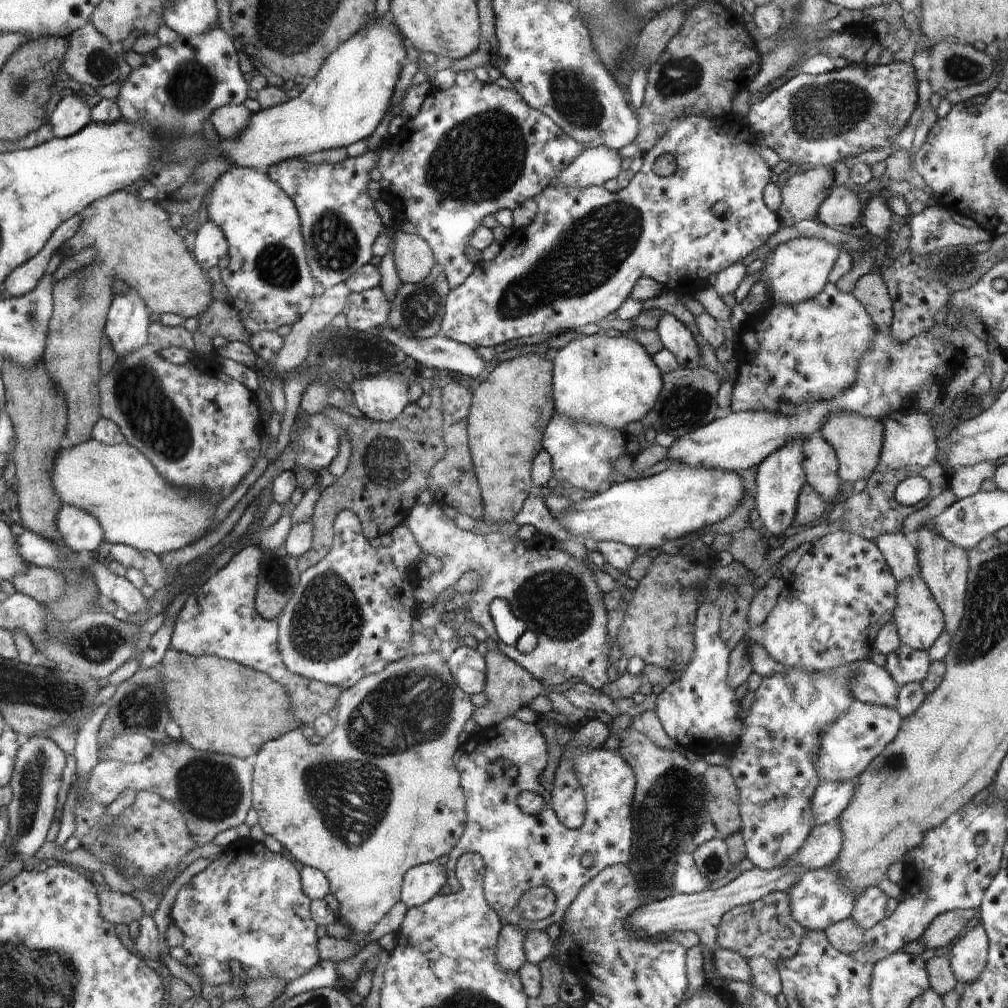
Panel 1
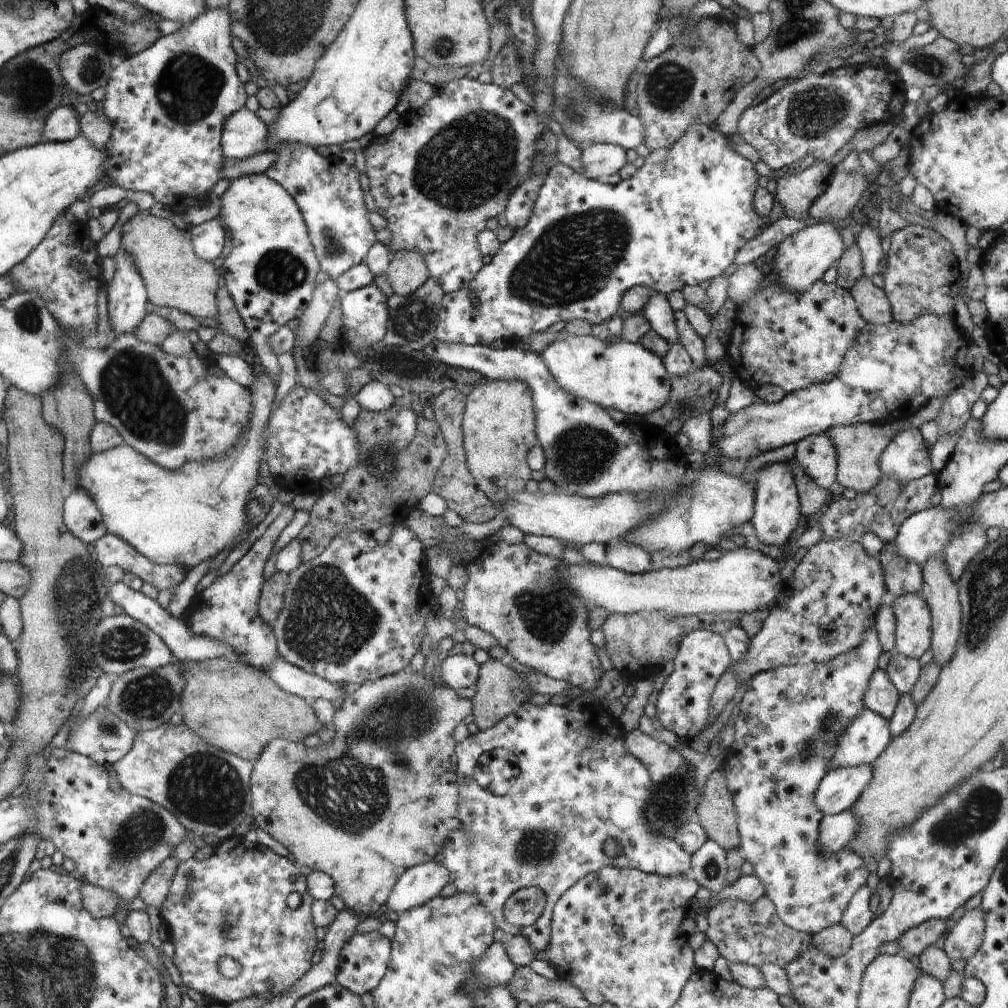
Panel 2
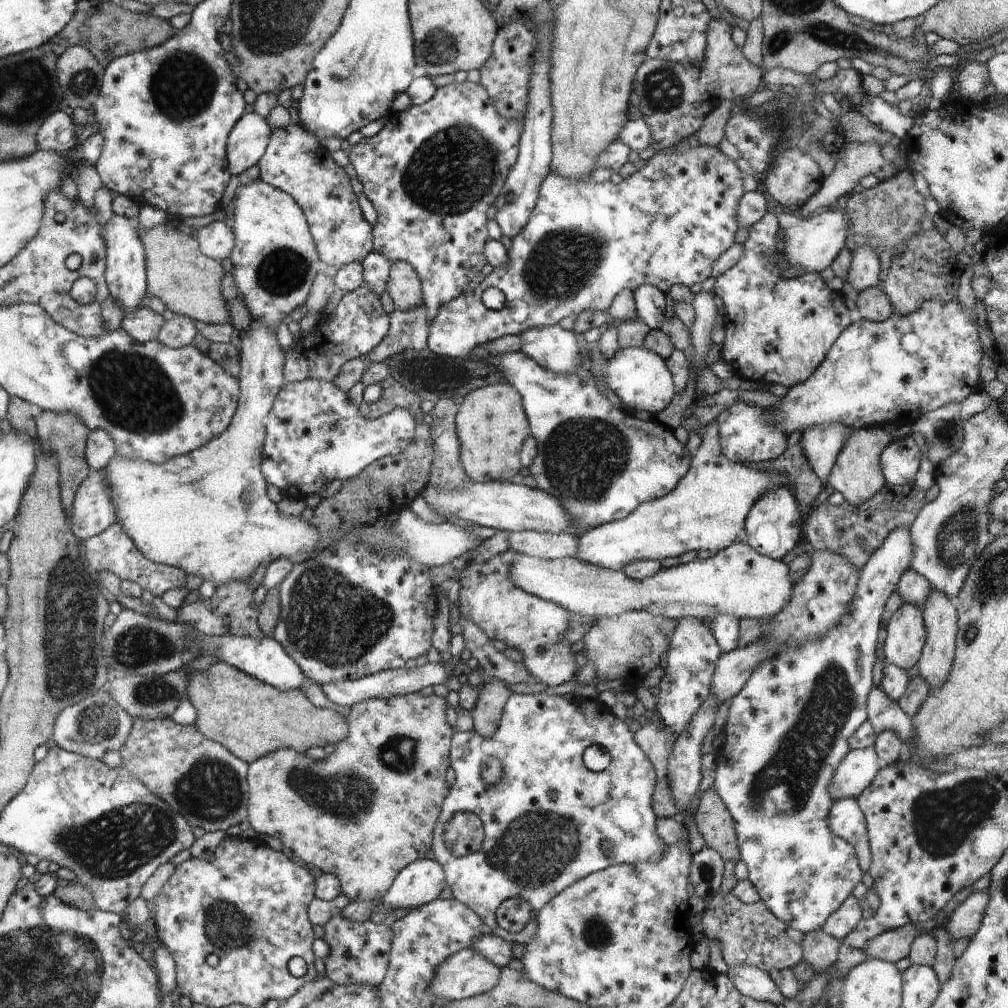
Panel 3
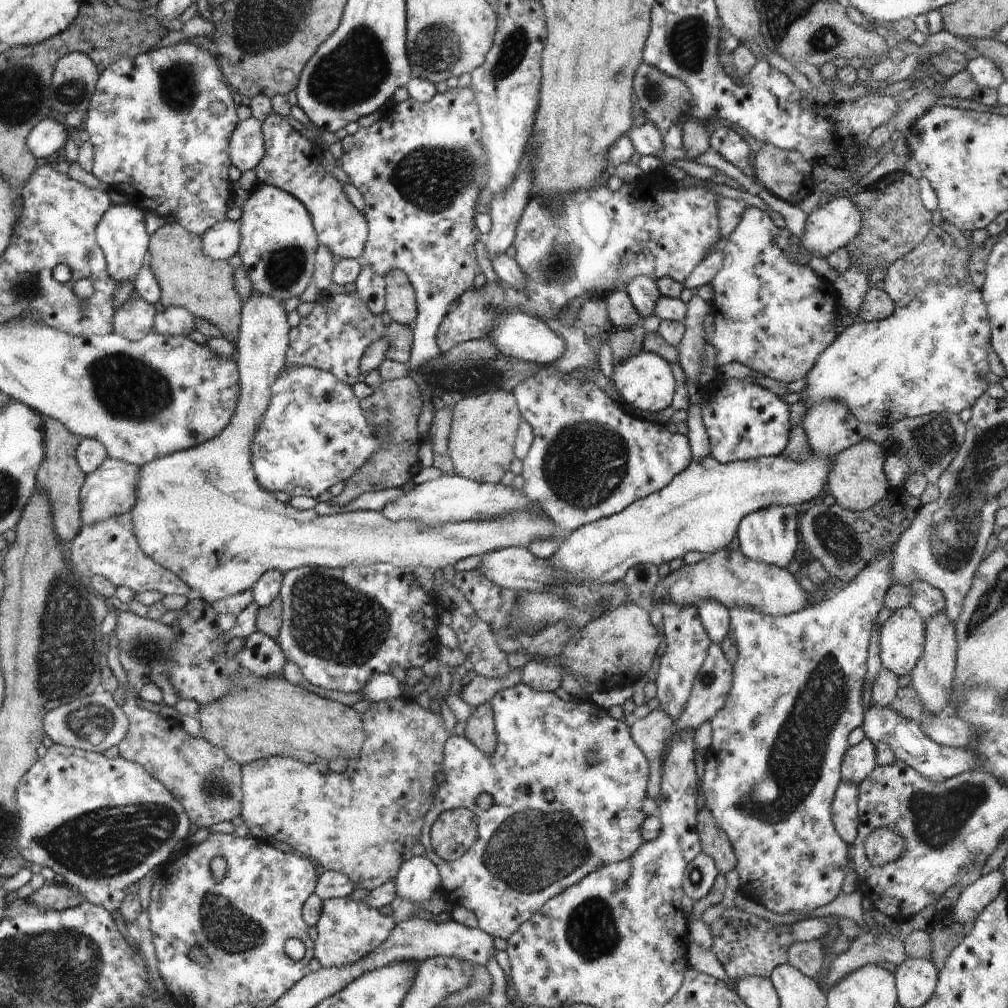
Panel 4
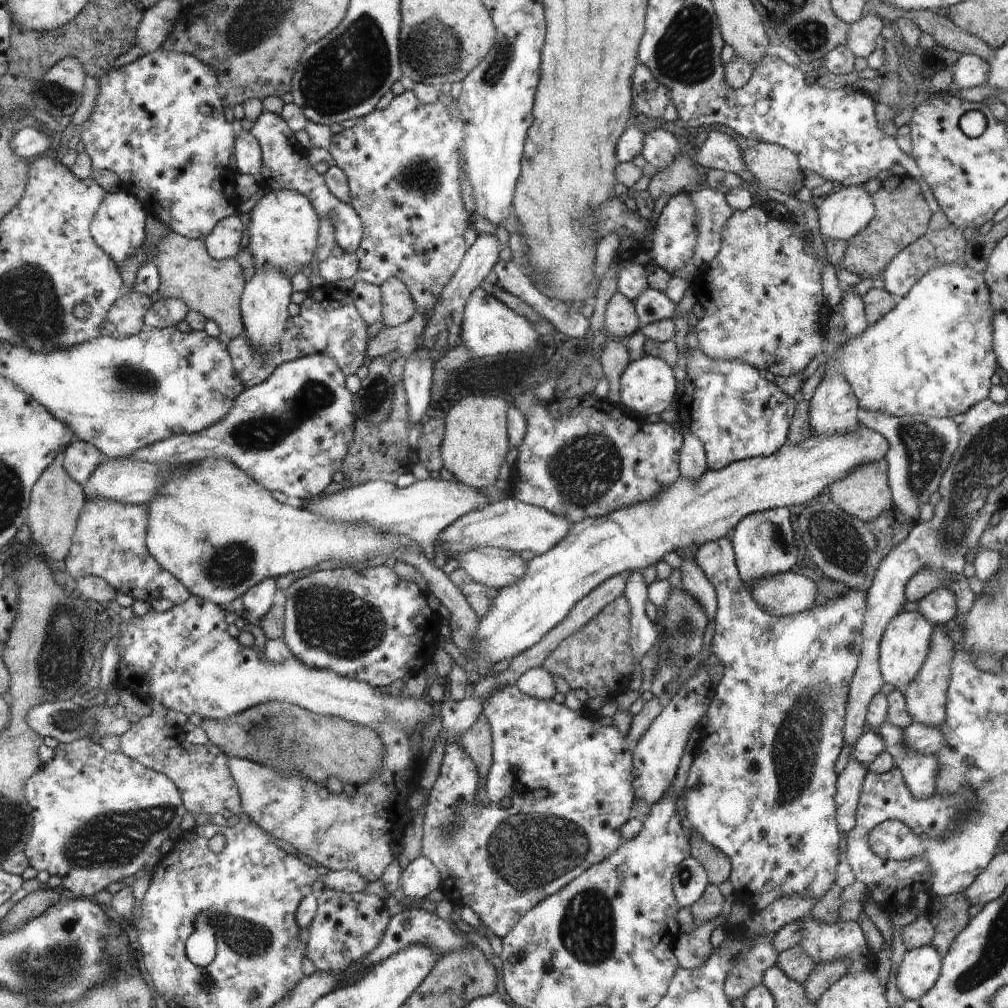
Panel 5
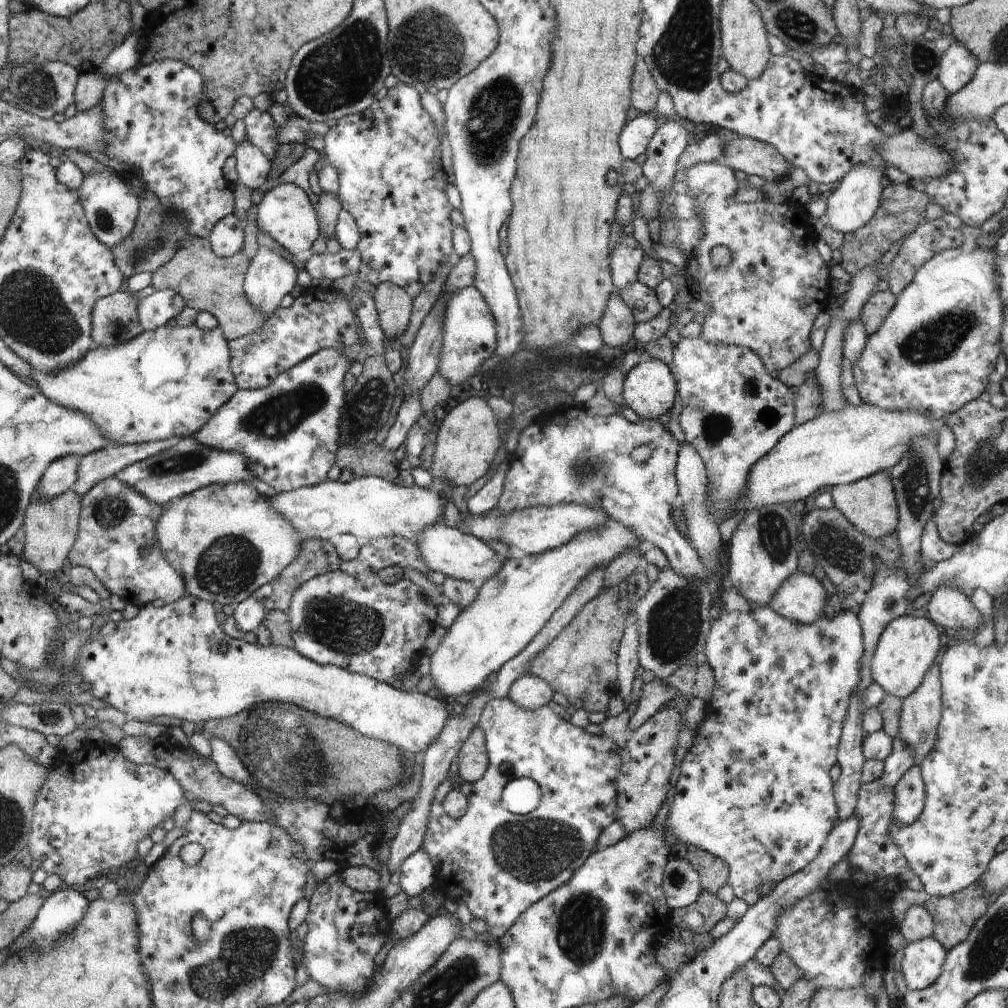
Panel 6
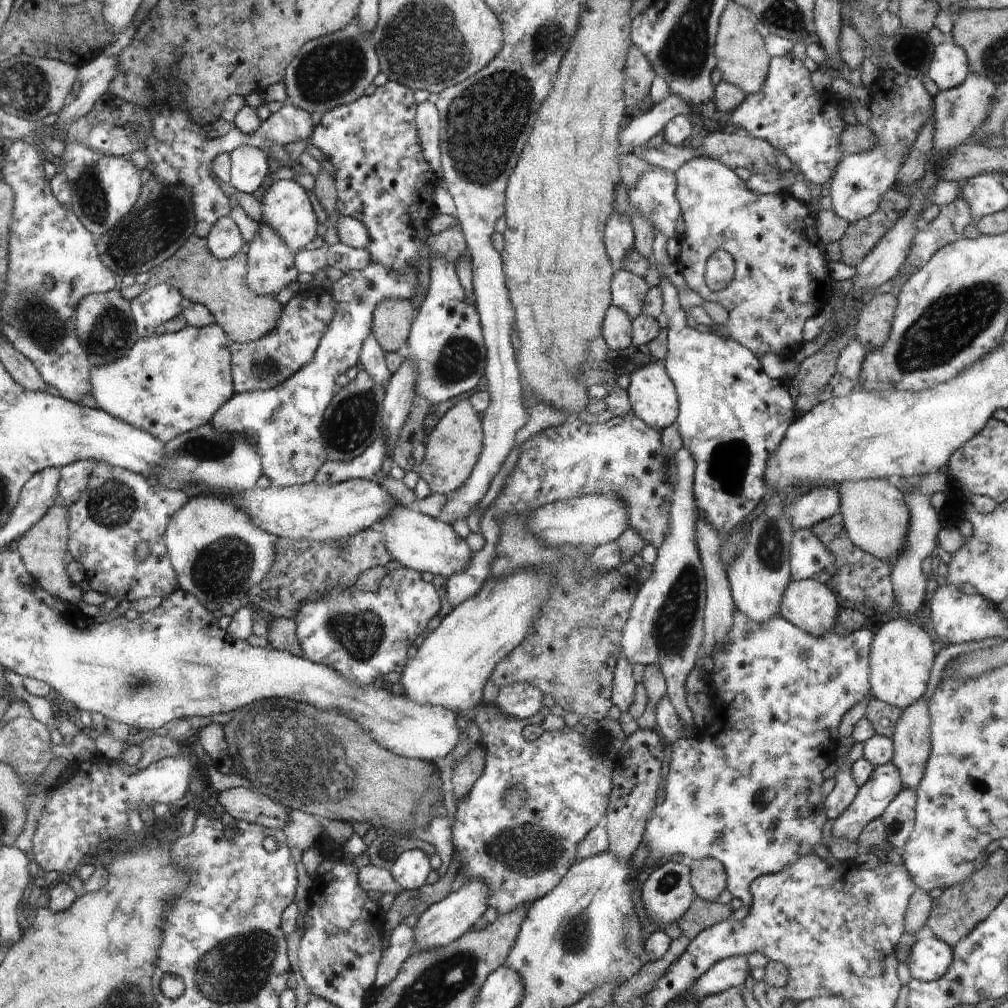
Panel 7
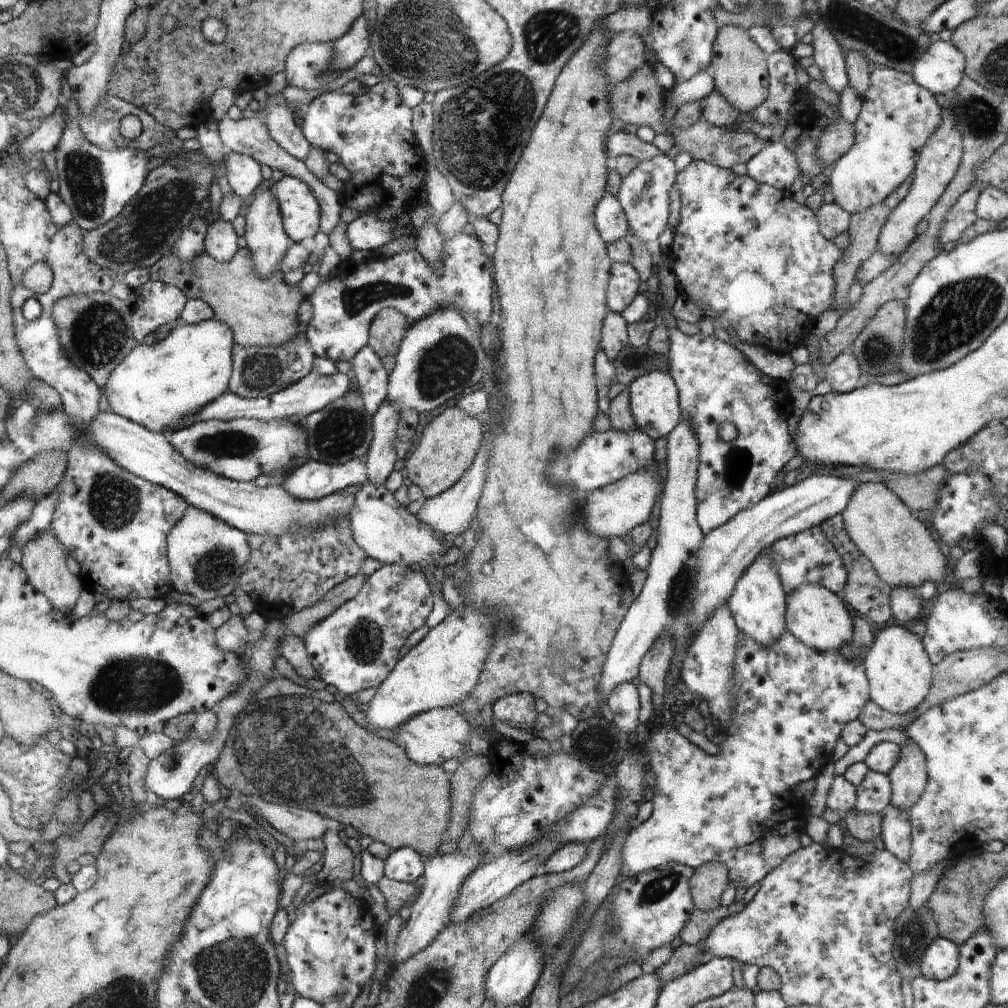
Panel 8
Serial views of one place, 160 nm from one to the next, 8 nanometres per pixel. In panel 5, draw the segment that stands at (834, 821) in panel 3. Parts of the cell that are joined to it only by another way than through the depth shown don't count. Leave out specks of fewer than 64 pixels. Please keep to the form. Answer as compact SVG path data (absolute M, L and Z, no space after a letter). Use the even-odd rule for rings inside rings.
M851 752L848 766L837 776L834 796L837 827L843 838L856 824L856 812L866 774L867 769L854 758Z

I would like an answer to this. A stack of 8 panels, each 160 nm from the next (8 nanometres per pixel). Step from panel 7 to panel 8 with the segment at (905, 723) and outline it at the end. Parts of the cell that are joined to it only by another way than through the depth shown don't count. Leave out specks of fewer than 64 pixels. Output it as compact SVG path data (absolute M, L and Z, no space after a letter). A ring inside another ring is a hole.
M915 740L900 746L901 753L894 768L888 773L891 782L891 804L908 810L916 804L927 783L926 757Z

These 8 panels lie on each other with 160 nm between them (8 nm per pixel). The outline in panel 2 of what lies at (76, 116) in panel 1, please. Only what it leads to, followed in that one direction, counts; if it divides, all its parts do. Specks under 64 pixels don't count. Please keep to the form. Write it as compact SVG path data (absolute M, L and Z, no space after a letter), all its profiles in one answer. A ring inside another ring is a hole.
M72 103L60 105L60 108L56 108L48 117L47 126L44 127L44 138L53 143L71 141L80 134L80 127L72 110Z

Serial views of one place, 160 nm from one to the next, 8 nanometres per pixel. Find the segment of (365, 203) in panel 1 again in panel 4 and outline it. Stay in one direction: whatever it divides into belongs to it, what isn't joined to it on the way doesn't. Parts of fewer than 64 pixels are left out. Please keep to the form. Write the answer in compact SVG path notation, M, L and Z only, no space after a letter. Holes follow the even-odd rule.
M272 112L261 126L265 140L265 151L255 173L259 184L284 189L295 196L308 210L318 242L334 256L342 259L360 260L367 244L369 228L367 219L344 194L343 184L318 162L312 150L312 142L306 140L282 115Z

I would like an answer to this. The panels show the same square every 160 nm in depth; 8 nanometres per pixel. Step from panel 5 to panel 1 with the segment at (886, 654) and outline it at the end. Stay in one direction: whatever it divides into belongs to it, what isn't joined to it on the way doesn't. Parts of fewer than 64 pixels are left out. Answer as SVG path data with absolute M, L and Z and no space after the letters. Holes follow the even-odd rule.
M921 575L897 583L897 603L893 619L897 624L897 632L902 644L917 651L928 651L938 636L945 631L943 612Z

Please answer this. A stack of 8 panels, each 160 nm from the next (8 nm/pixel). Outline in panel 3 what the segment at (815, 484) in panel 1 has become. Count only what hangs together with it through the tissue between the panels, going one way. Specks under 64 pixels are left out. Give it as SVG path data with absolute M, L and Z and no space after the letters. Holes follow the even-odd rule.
M832 423L827 427L812 427L802 432L799 444L814 474L824 484L827 483L838 453L852 431L854 429L845 425Z

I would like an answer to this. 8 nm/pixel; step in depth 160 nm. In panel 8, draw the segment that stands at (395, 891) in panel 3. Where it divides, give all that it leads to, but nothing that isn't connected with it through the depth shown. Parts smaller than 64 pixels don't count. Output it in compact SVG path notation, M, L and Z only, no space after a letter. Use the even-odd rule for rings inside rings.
M410 847L396 849L384 860L383 874L403 883L414 882L425 871L418 853Z

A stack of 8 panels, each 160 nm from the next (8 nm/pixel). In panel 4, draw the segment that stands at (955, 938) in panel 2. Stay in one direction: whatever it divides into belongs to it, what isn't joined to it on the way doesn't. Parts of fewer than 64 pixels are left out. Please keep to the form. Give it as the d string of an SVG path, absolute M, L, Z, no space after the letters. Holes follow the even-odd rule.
M996 869L969 884L957 900L953 910L955 919L962 924L975 922L977 916L1000 894L1003 880L1001 870Z

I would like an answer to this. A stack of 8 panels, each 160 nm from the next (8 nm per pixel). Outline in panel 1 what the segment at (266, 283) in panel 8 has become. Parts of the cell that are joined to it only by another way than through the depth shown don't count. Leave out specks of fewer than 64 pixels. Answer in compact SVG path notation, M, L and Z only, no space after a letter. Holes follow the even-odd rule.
M118 191L88 206L82 212L78 232L60 248L63 258L72 258L90 246L96 252L91 264L54 282L51 290L53 311L42 356L49 377L68 397L72 418L69 419L66 438L70 445L87 441L100 418L98 364L101 363L102 342L98 340L102 340L102 324L107 324L114 298L112 283L117 280L126 282L143 297L148 312L152 314L174 313L185 319L198 318L213 301L210 293L212 282L199 261L188 252L184 239L170 228L166 210L156 206L154 201L144 202L136 194Z

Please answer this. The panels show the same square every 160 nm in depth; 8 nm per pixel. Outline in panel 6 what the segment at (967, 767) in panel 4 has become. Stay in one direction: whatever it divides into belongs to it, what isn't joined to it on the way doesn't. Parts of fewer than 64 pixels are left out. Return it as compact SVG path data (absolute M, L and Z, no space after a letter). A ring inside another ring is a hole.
M913 765L897 781L892 790L895 793L892 822L903 827L909 827L920 817L926 799L920 766Z

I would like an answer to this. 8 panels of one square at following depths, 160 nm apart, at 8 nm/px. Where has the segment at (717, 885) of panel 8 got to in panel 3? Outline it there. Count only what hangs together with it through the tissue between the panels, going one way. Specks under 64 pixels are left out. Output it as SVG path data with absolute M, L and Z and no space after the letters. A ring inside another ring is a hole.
M714 786L701 795L700 805L694 815L697 829L706 846L719 852L725 861L737 863L741 860L736 825Z

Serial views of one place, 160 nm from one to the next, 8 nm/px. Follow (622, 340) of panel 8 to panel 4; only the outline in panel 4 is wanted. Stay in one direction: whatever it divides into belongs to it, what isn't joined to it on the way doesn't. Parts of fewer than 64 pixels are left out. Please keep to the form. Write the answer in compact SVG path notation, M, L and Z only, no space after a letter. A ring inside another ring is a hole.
M620 287L608 294L604 301L607 306L608 327L631 327L642 323L639 312L634 308L628 293Z

